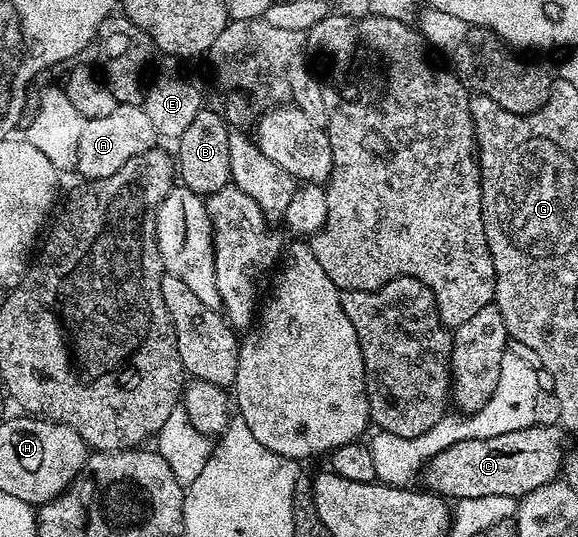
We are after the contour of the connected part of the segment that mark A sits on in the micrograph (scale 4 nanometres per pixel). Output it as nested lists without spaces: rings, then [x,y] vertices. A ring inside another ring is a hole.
[[[116,104],[113,114],[106,118],[93,118],[86,121],[81,130],[81,142],[77,142],[76,173],[80,172],[84,181],[90,182],[109,178],[109,174],[117,174],[129,158],[137,158],[137,154],[145,154],[156,147],[157,137],[153,130],[153,122],[149,114],[138,104]]]

